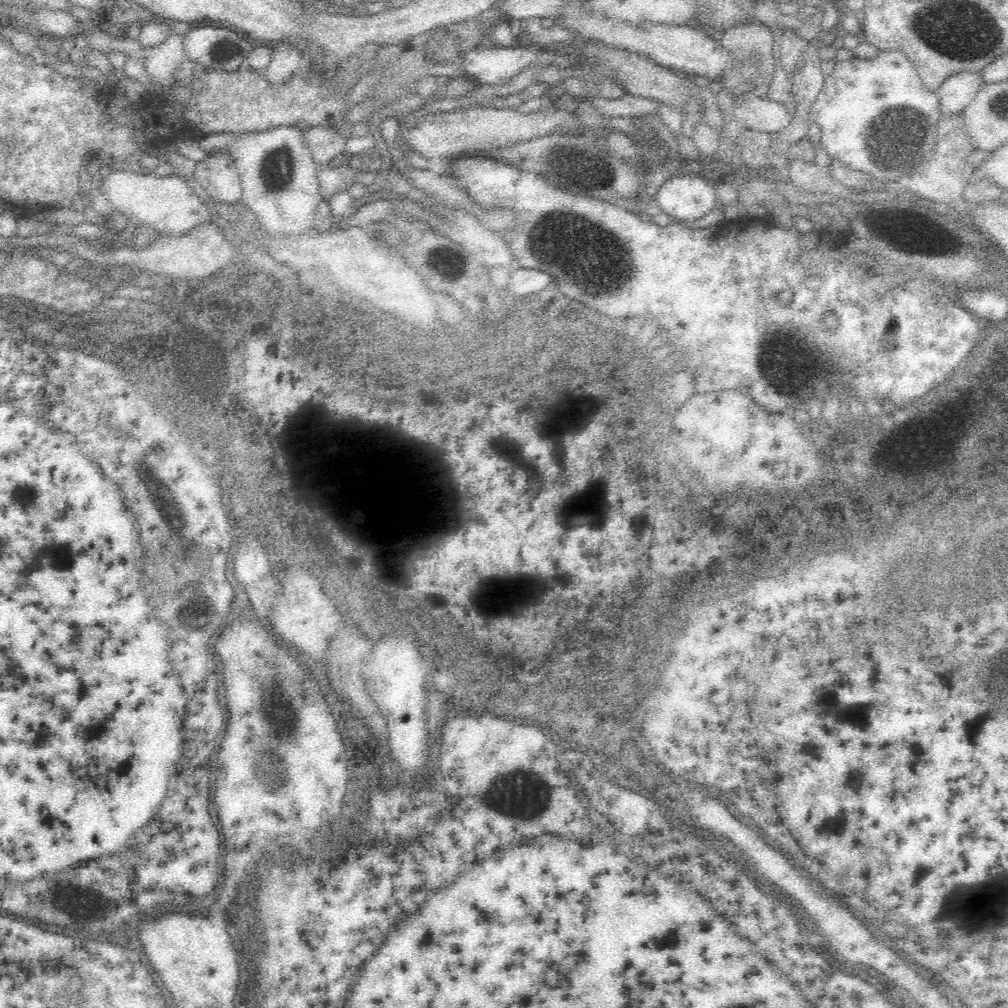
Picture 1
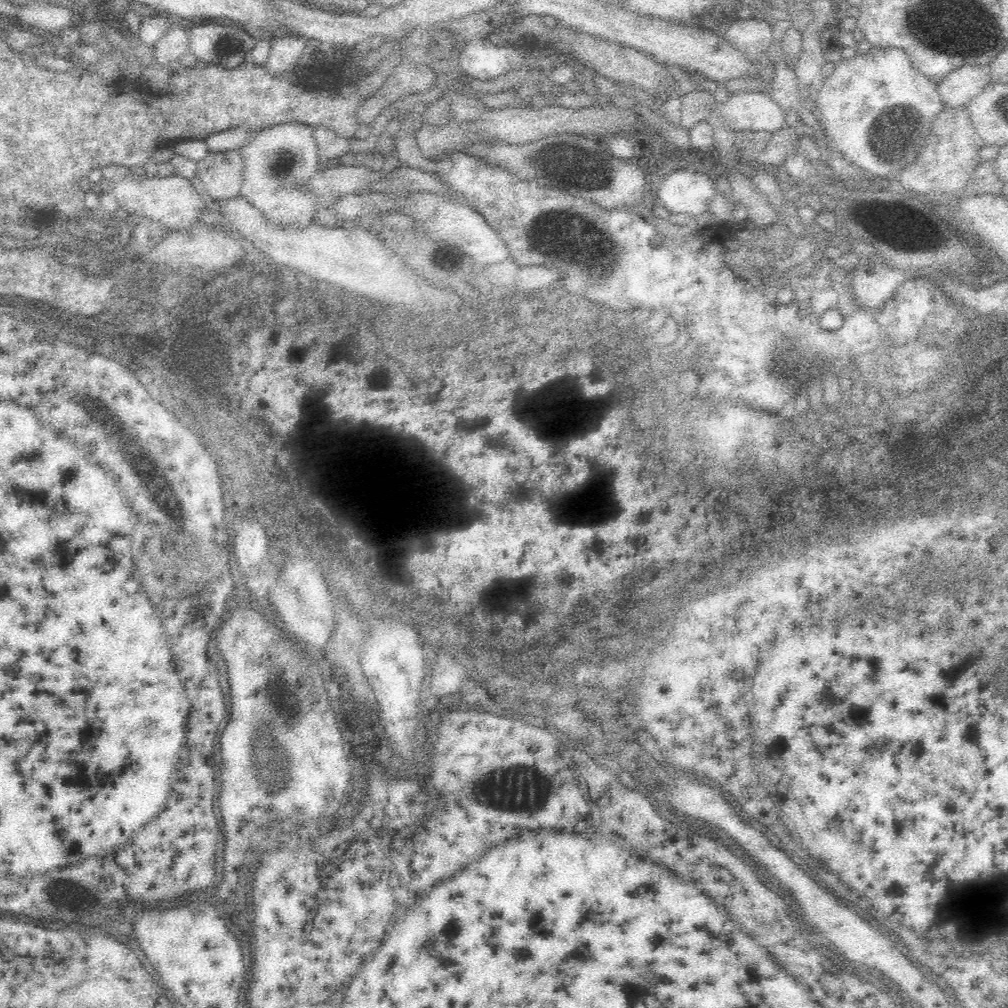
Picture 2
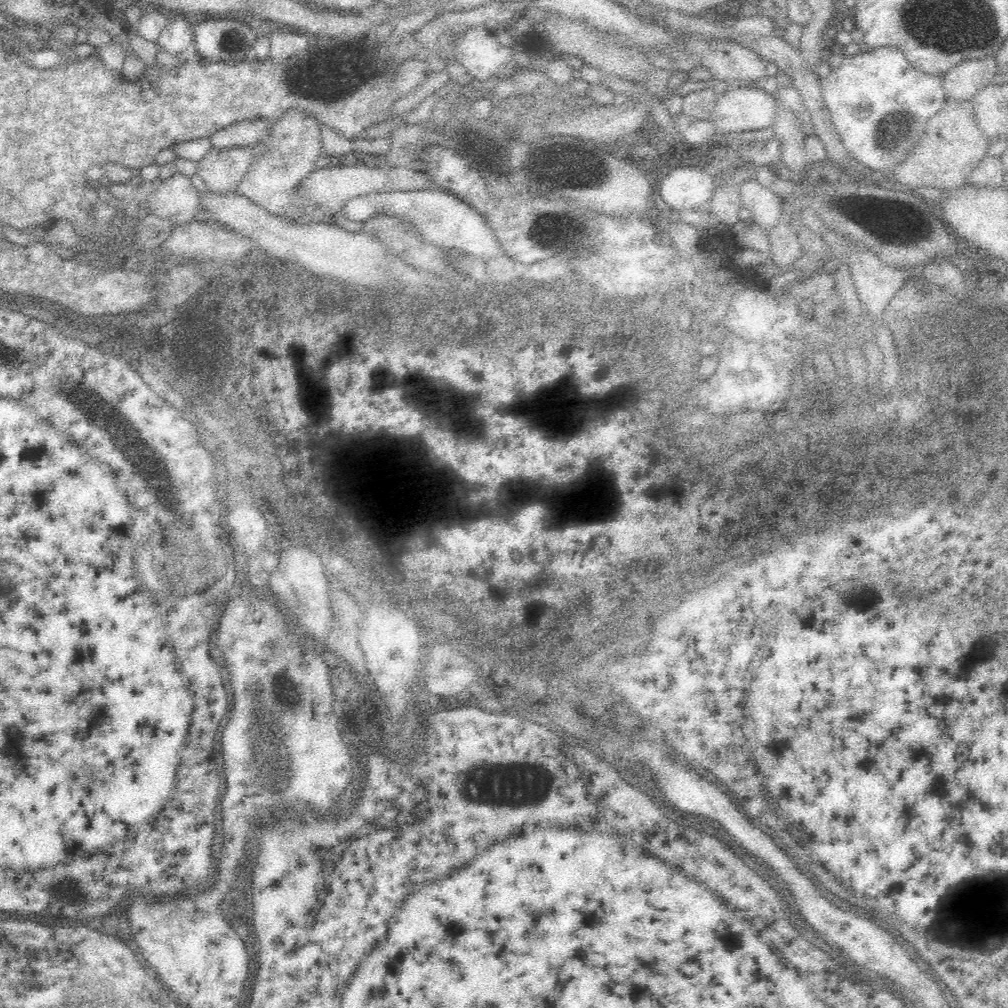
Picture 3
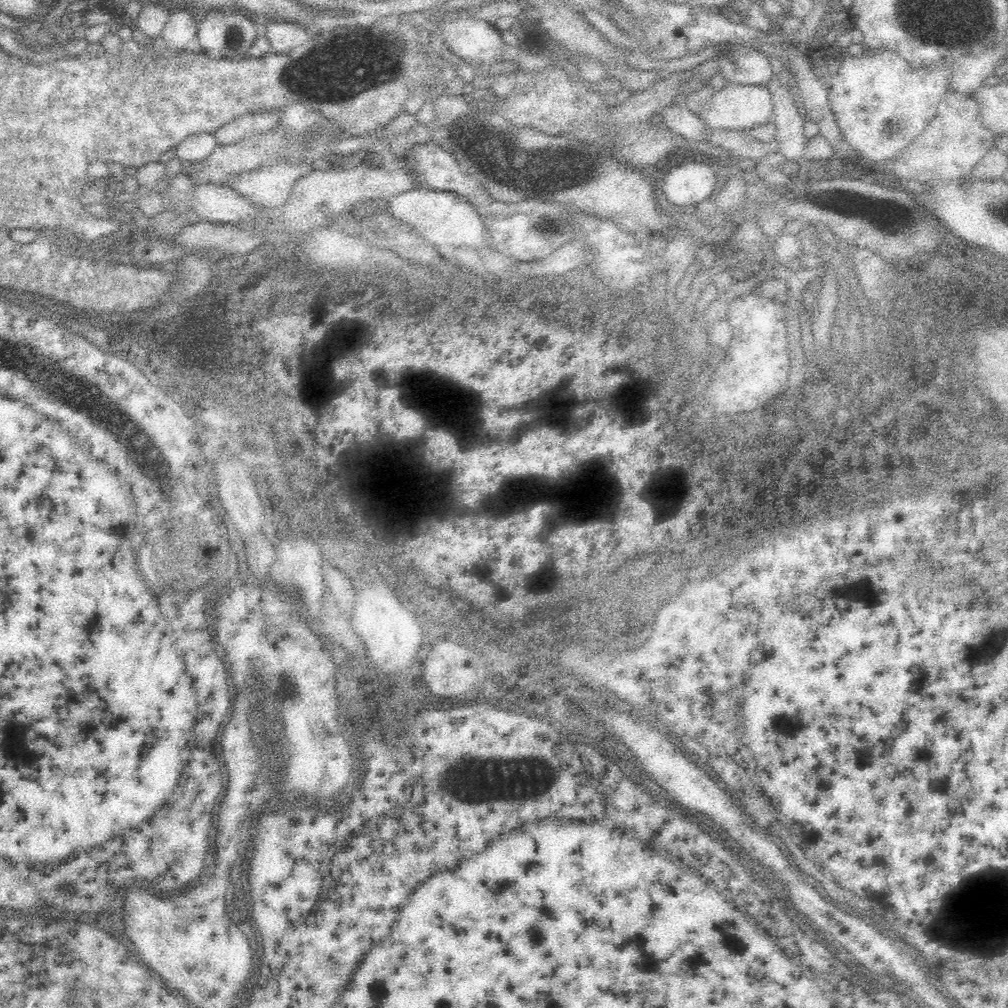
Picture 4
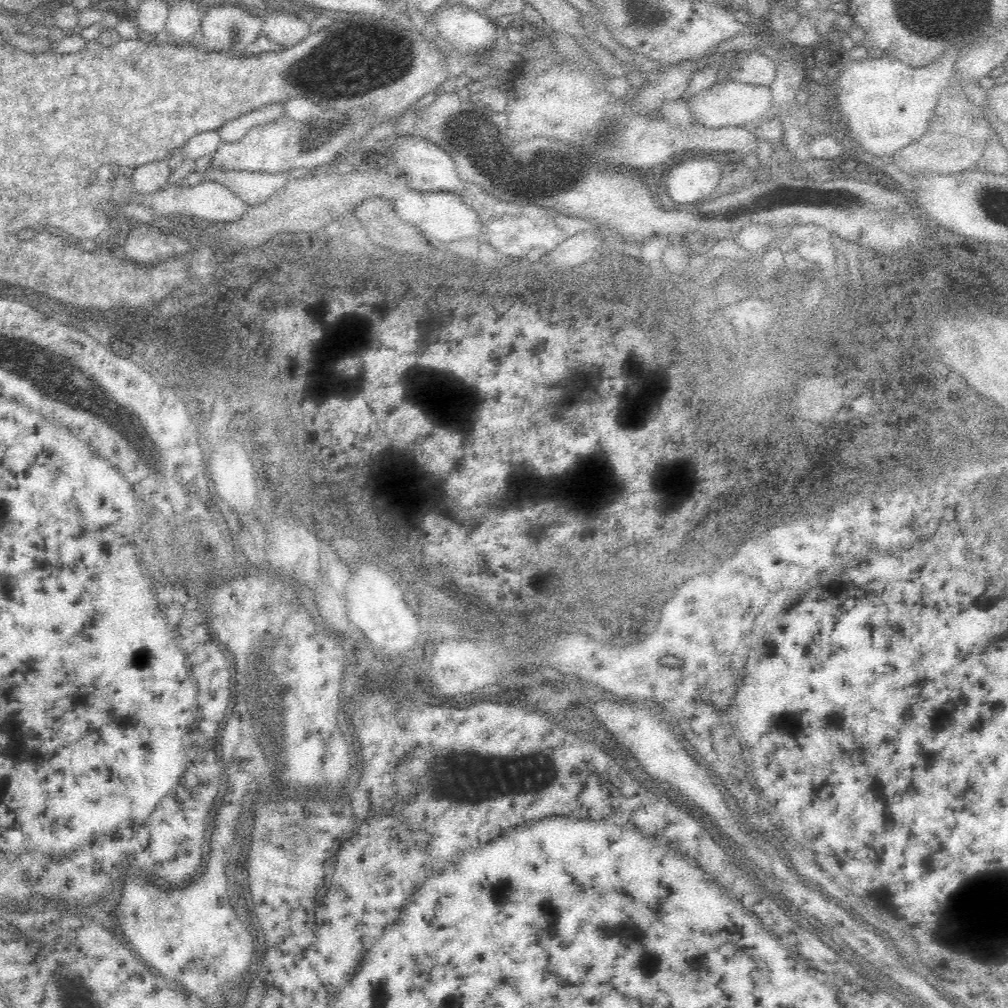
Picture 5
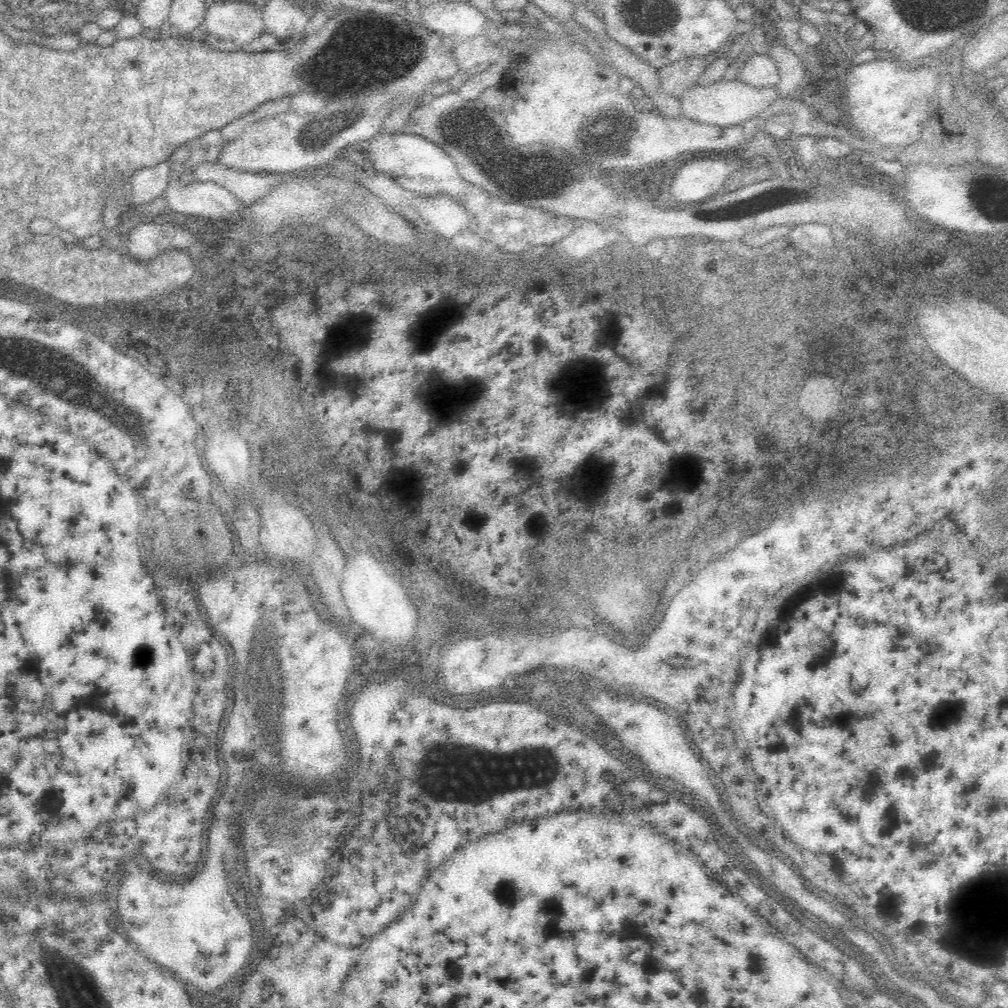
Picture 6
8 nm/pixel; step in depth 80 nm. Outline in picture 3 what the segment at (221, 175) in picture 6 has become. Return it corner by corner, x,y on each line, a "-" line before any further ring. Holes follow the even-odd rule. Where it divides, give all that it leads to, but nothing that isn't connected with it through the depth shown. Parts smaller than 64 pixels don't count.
288,110
280,120
274,122
268,138
268,148
256,158
256,162
250,166
246,176
242,178
237,190
246,198
252,200
252,204
266,208
270,214
288,214
292,208
290,204
296,200
294,188
316,170
316,160
320,158
320,124
308,115
296,110

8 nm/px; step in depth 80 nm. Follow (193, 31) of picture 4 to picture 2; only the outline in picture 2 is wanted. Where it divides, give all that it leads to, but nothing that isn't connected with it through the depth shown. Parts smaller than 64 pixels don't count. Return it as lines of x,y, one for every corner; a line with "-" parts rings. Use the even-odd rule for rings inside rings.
172,26
165,32
154,46
154,62
160,67
174,69
170,62
180,62
180,56
188,51
189,32
186,28

